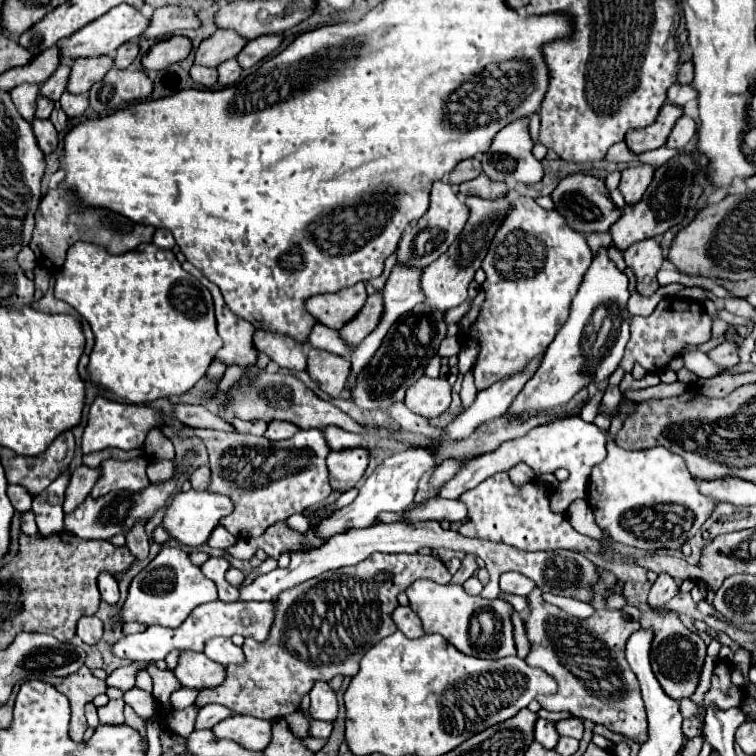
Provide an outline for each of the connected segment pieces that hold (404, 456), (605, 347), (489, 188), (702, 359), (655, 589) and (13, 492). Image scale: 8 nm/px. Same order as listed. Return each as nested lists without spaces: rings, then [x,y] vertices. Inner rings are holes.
[[[410,447],[402,453],[394,453],[390,457],[386,457],[376,469],[374,473],[360,485],[358,497],[344,509],[338,509],[336,513],[332,513],[332,517],[324,519],[318,527],[316,527],[316,535],[320,537],[334,537],[336,533],[344,533],[348,529],[360,529],[360,527],[368,527],[376,521],[378,513],[382,511],[404,511],[412,501],[414,495],[418,491],[418,481],[420,477],[434,467],[434,453],[428,447]]]
[[[600,247],[582,279],[582,285],[578,287],[576,297],[570,303],[568,321],[562,325],[552,345],[548,345],[540,369],[534,373],[534,377],[526,383],[526,387],[518,393],[518,397],[510,405],[508,417],[564,407],[582,387],[590,383],[600,383],[616,371],[630,337],[630,323],[626,319],[626,301],[628,301],[626,295],[630,295],[628,277],[622,271],[618,271],[614,261],[610,261],[606,247]],[[604,305],[606,307],[616,305],[618,309],[610,317],[604,317],[602,327],[594,327],[592,315],[596,307]]]
[[[480,173],[480,177],[462,183],[462,185],[460,185],[460,193],[462,193],[462,195],[484,197],[484,199],[496,199],[496,197],[508,195],[510,189],[506,187],[506,183],[492,181],[492,179],[488,179],[484,173]]]
[[[692,349],[684,355],[684,363],[686,363],[686,369],[690,369],[692,373],[696,373],[700,379],[710,379],[710,377],[716,377],[720,373],[724,373],[726,369],[712,363],[710,357],[698,349]]]
[[[658,575],[656,583],[652,585],[650,593],[648,593],[648,605],[652,609],[662,607],[664,603],[668,603],[672,597],[676,597],[680,593],[680,587],[676,585],[676,581],[670,575]]]
[[[8,485],[8,497],[10,497],[10,501],[12,501],[16,511],[20,511],[20,513],[30,511],[30,505],[32,505],[34,497],[32,497],[32,493],[26,487],[22,487],[22,485]]]

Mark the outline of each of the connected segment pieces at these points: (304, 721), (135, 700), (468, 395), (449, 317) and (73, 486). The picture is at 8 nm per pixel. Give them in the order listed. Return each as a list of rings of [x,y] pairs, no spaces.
[[[294,711],[294,713],[286,715],[286,721],[288,721],[292,733],[296,733],[298,737],[310,737],[310,719],[302,711]]]
[[[138,687],[124,693],[124,703],[130,705],[142,719],[154,717],[154,697],[150,693],[138,689]]]
[[[470,369],[470,371],[464,375],[464,379],[462,379],[462,391],[460,391],[462,405],[468,407],[468,405],[476,399],[476,393],[478,393],[478,389],[476,389],[476,385],[474,385],[474,375],[472,375],[472,369]]]
[[[465,301],[460,306],[449,309],[444,314],[444,321],[447,324],[457,323],[470,309],[471,301]]]
[[[86,465],[74,469],[64,499],[64,513],[72,513],[90,495],[98,477],[100,477],[100,469],[90,469]]]

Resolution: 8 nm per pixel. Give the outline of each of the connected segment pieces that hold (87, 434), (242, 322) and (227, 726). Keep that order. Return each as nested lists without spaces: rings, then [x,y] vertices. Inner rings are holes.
[[[98,397],[88,413],[88,425],[84,429],[82,435],[82,453],[94,453],[94,451],[102,451],[108,447],[118,447],[118,449],[136,449],[144,443],[146,435],[150,429],[160,425],[160,413],[148,407],[134,407],[134,405],[122,405],[122,403],[114,403],[108,401],[104,397]]]
[[[186,261],[182,267],[184,267],[190,275],[194,275],[202,285],[206,285],[206,289],[212,293],[214,307],[216,307],[218,335],[220,335],[222,341],[224,341],[224,345],[222,345],[222,349],[218,351],[216,357],[222,359],[222,361],[226,361],[226,365],[236,363],[236,365],[246,367],[246,365],[256,363],[258,351],[256,351],[256,347],[254,347],[254,343],[252,343],[252,335],[254,335],[252,323],[248,323],[246,319],[242,319],[242,317],[238,317],[238,315],[234,315],[234,313],[226,307],[220,289],[218,289],[214,283],[210,283],[210,281],[202,275],[202,271],[198,271],[198,269],[196,269],[192,263],[188,263],[188,261]]]
[[[234,715],[214,727],[216,737],[232,739],[250,751],[264,751],[272,739],[272,723],[250,715]]]

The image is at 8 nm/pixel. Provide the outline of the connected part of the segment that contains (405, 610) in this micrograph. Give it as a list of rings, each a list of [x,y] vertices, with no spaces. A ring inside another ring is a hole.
[[[398,607],[394,611],[394,621],[396,621],[396,627],[410,639],[418,639],[424,635],[422,621],[410,607]]]

